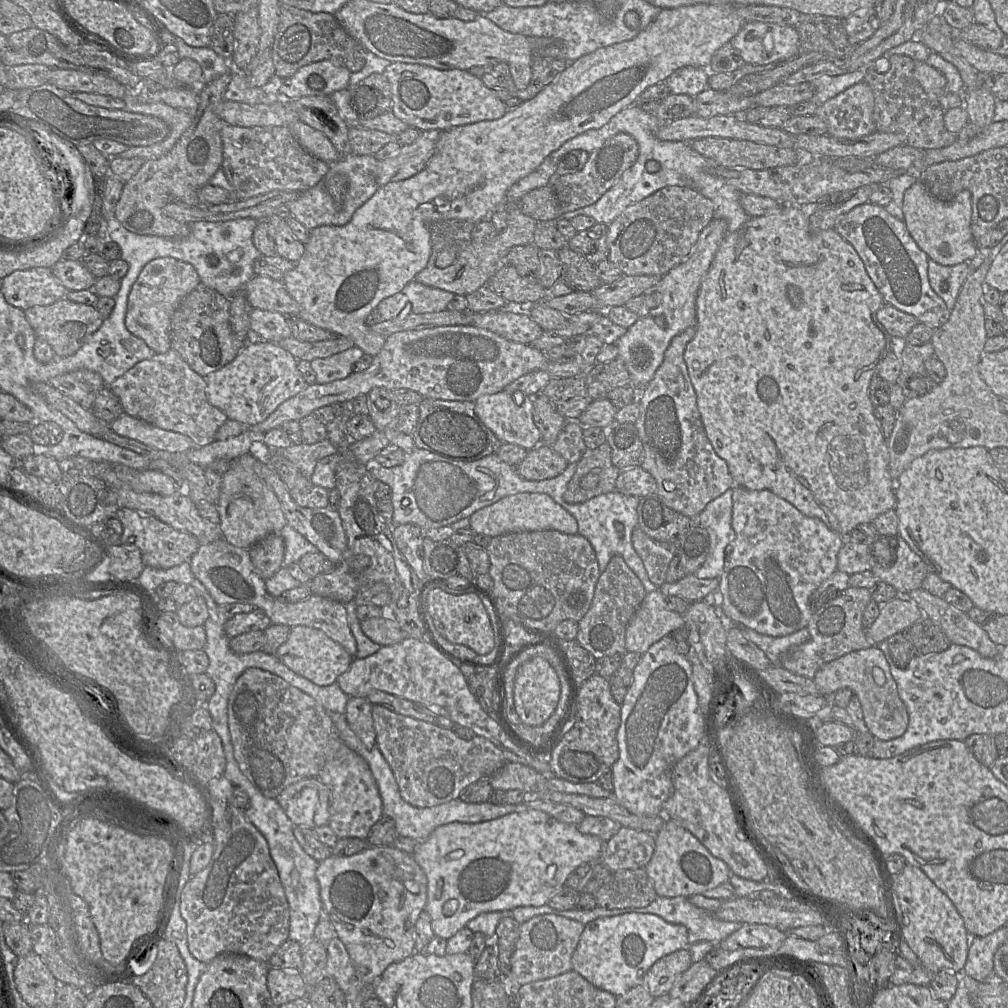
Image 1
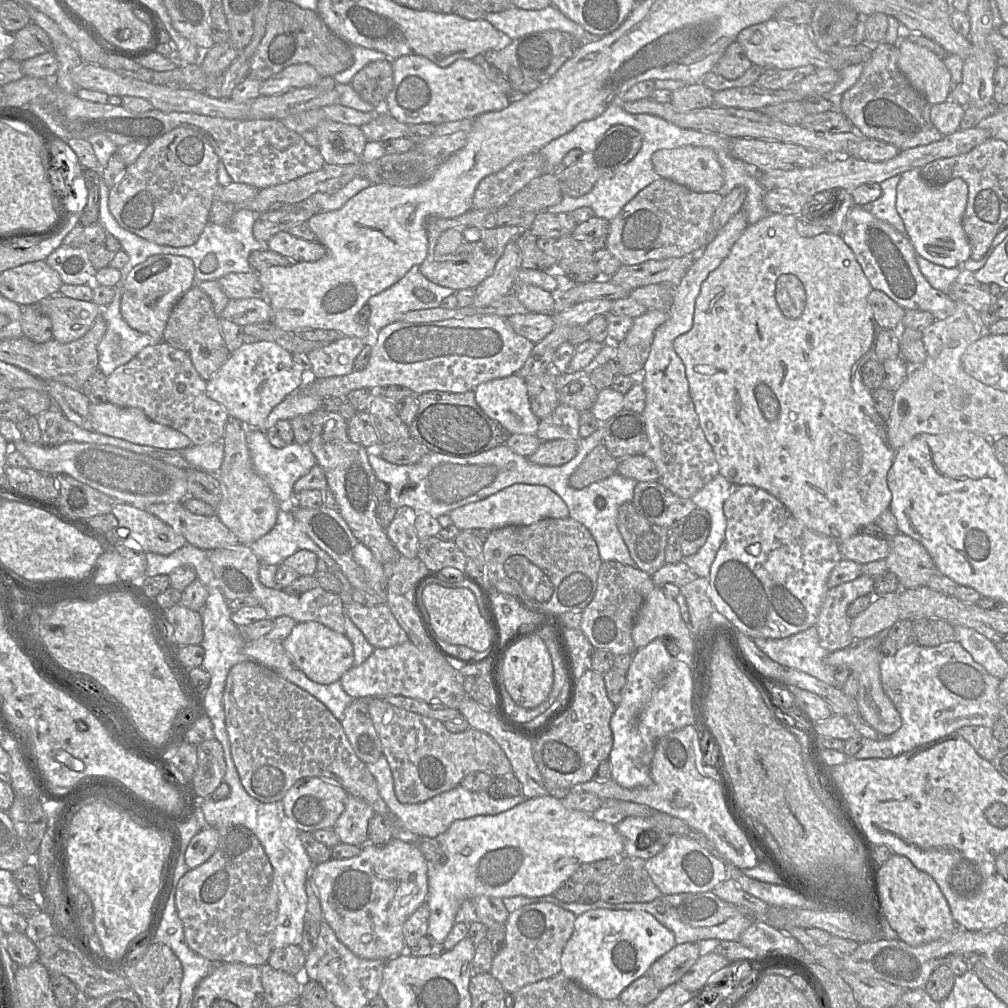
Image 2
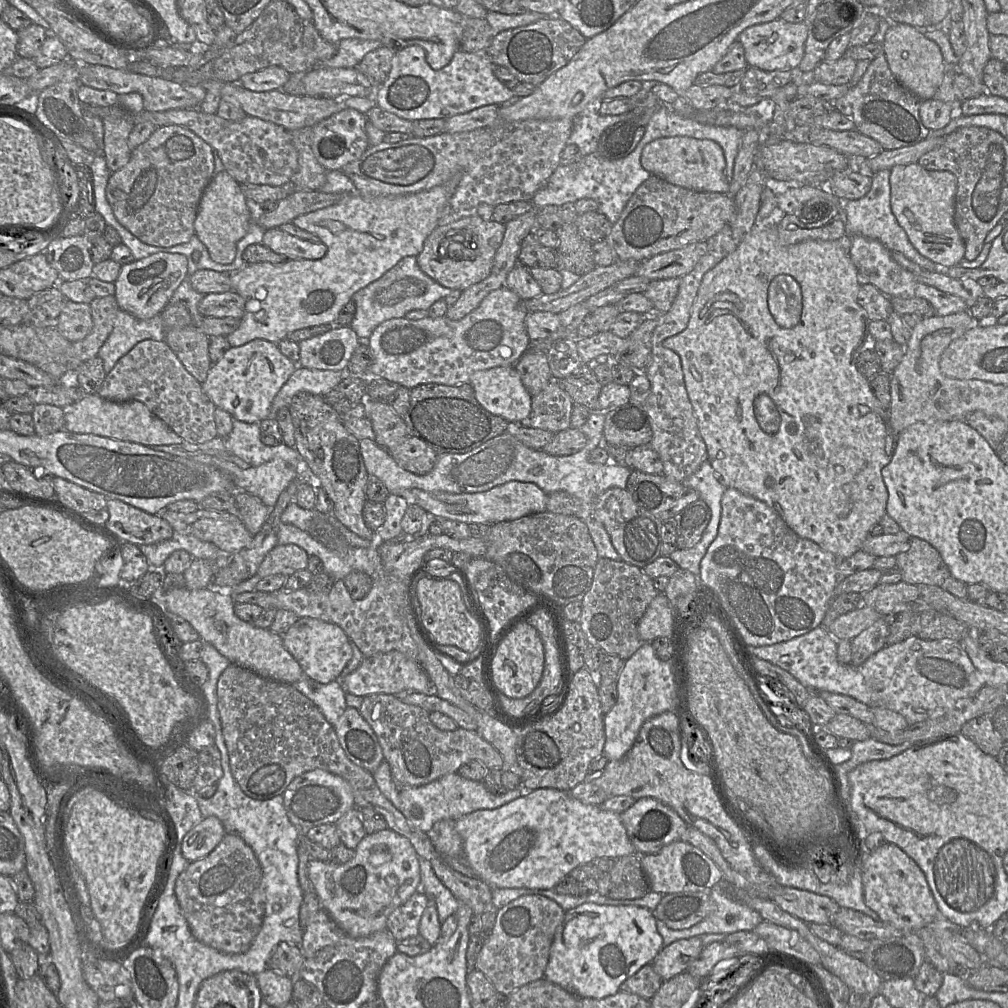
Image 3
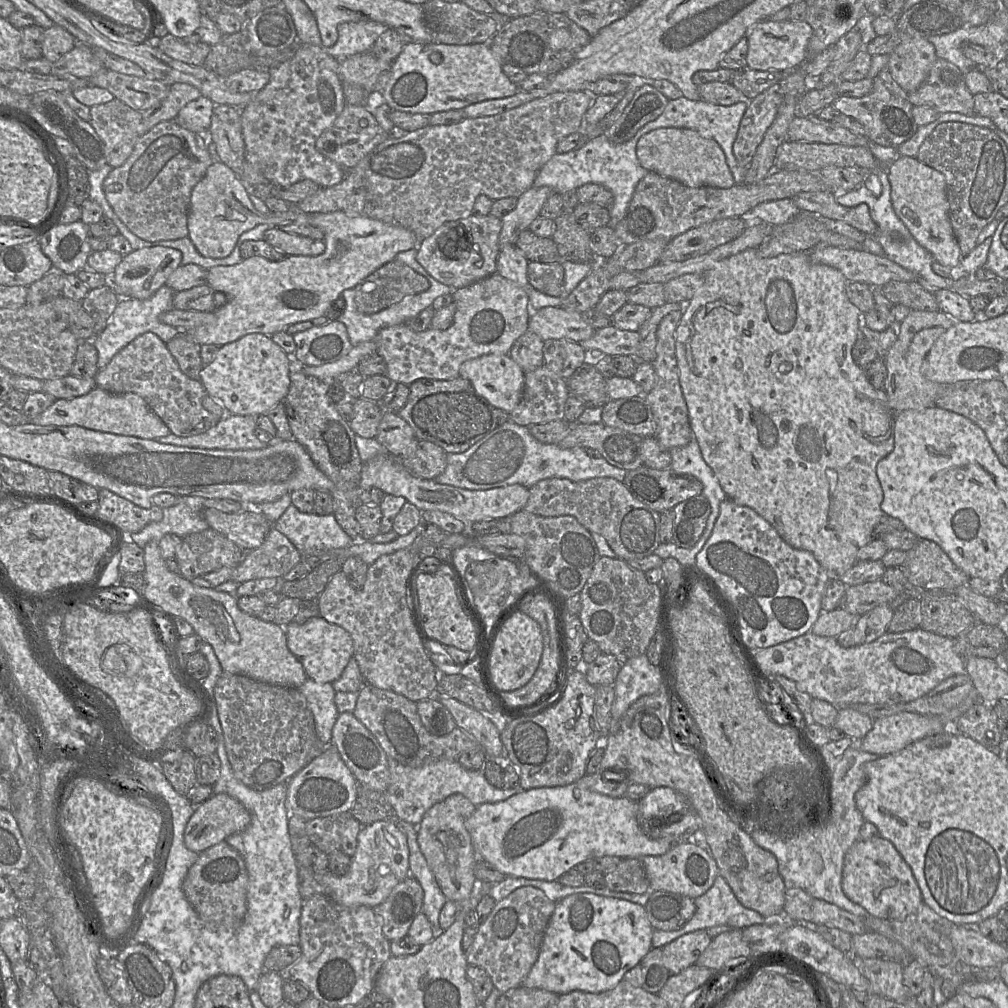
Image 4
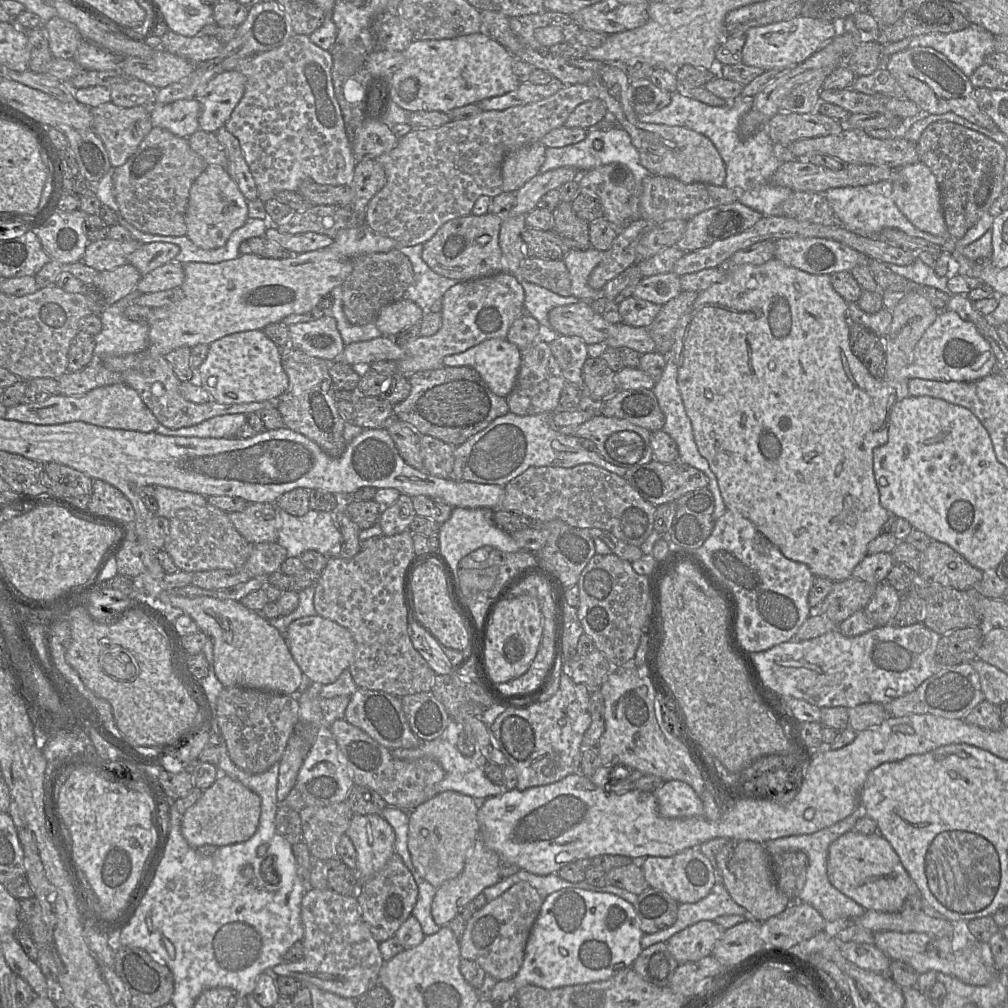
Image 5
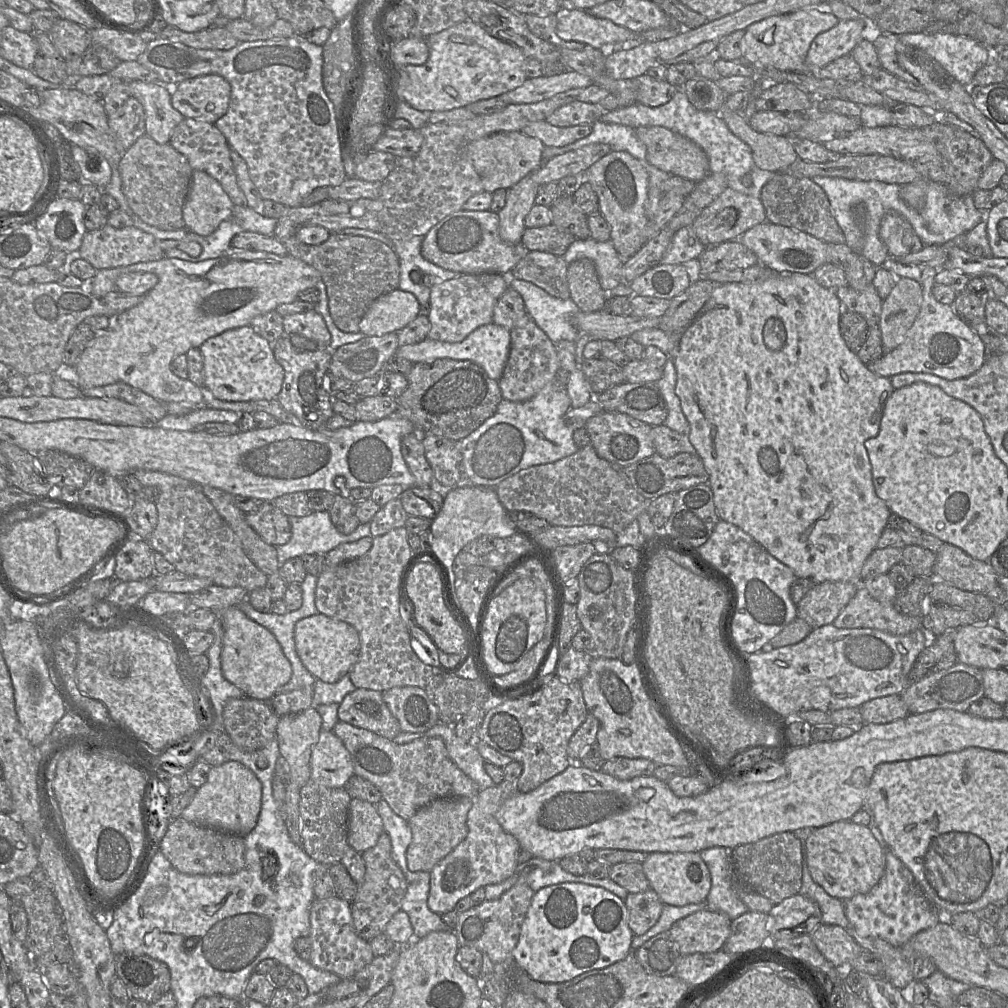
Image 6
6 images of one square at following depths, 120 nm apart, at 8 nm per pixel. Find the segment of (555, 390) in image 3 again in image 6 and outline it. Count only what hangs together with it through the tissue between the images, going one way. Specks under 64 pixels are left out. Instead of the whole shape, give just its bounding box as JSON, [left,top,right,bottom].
[498,316,559,402]

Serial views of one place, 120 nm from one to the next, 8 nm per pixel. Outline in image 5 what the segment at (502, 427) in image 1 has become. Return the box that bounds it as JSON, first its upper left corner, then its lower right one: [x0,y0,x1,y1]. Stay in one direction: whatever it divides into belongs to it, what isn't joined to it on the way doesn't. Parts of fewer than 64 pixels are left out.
[444,339,521,398]

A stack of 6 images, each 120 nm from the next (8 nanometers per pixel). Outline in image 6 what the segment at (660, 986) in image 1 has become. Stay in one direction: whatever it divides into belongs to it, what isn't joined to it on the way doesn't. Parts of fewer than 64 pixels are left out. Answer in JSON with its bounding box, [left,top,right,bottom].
[669,909,731,955]

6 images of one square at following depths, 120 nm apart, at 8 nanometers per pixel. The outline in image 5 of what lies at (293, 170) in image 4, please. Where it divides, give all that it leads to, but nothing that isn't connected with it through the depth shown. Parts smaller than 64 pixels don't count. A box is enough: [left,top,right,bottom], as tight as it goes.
[224,34,357,203]

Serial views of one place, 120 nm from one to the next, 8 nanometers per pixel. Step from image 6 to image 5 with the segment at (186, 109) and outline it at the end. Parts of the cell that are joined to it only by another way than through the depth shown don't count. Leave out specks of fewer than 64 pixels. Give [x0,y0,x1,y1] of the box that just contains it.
[195,70,246,133]

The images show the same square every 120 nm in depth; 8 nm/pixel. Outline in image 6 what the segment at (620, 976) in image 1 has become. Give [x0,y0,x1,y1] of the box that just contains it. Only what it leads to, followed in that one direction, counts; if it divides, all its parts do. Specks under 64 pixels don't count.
[512,882,633,982]

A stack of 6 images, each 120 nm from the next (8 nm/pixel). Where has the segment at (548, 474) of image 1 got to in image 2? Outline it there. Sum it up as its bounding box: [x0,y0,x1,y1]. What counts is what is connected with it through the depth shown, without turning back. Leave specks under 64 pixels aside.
[528,439,578,466]

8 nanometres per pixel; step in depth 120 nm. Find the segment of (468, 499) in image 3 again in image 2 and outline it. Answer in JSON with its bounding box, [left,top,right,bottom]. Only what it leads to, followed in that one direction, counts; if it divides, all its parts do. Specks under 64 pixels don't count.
[451,484,569,531]

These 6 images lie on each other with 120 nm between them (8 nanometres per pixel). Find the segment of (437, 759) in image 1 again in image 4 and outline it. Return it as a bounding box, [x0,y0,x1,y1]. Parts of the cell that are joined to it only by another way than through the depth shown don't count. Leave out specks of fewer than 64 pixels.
[353,684,482,767]

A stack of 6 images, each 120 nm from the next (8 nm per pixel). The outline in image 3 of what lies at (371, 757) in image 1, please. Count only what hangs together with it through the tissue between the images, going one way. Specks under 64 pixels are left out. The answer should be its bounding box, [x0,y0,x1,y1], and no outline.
[372,759,533,833]

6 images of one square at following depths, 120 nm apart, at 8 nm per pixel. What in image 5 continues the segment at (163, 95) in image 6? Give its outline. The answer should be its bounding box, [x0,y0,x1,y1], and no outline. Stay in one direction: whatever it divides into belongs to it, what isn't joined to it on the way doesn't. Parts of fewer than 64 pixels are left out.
[149,98,201,138]

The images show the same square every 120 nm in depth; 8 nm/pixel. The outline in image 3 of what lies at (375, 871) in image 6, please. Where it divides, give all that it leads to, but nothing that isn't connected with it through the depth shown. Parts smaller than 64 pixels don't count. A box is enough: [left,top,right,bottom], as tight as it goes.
[386,891,428,942]

